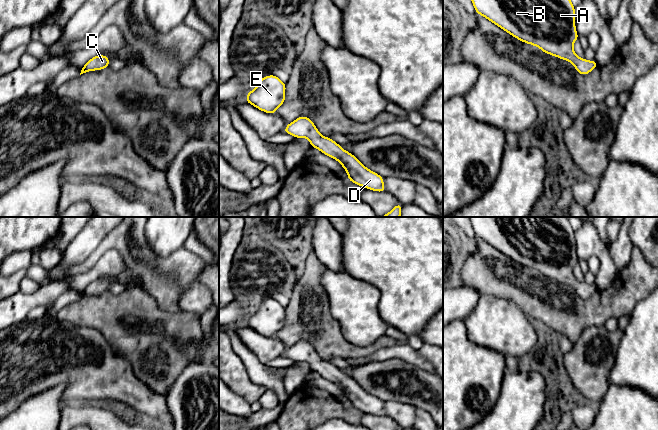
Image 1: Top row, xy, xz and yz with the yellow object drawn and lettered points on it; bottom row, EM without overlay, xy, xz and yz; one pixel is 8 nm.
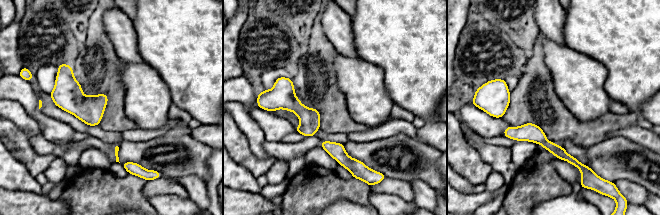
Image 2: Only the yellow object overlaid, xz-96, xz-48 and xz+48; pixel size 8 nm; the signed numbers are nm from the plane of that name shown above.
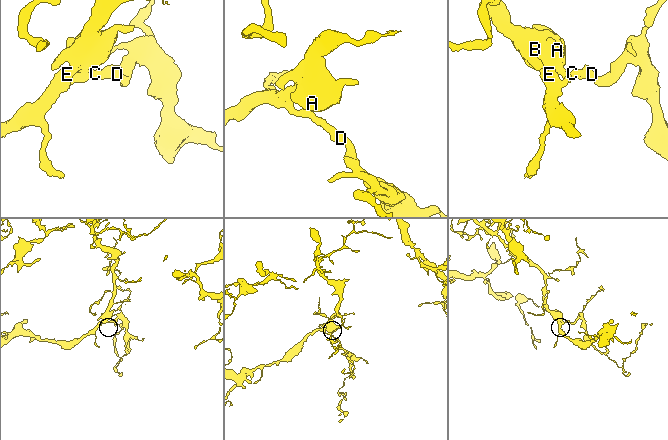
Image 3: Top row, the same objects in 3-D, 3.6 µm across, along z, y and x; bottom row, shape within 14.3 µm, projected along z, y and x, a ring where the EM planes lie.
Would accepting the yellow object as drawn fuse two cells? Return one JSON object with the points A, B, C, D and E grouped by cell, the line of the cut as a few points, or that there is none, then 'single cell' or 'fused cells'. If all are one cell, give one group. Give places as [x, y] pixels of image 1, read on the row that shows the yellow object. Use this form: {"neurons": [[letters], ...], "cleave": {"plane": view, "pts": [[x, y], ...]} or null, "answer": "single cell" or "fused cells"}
{"neurons": [["A", "B", "C", "D", "E"]], "cleave": null, "answer": "single cell"}

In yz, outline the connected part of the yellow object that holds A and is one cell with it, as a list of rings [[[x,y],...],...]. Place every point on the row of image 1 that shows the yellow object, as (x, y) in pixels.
[[[472,0],[472,4],[476,13],[518,40],[571,62],[581,75],[598,67],[595,60],[580,58],[573,50],[579,36],[571,0]]]

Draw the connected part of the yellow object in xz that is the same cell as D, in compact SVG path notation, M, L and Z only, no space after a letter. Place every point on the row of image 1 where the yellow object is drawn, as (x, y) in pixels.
M298 117L295 121L287 124L282 132L295 138L309 139L311 147L317 148L342 165L347 172L348 180L352 183L372 191L386 192L382 176L366 168L353 154L345 151L331 138L322 136L308 117Z

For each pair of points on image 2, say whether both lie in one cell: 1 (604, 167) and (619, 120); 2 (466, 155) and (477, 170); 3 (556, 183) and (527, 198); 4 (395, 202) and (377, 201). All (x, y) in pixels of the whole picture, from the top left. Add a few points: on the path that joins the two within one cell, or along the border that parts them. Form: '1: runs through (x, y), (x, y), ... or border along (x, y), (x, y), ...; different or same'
1: border along (608, 138), (586, 147); different
2: runs through (466, 159), (473, 166); same
3: runs through (549, 183), (542, 183), (534, 191); same
4: runs through (391, 202), (381, 202); same

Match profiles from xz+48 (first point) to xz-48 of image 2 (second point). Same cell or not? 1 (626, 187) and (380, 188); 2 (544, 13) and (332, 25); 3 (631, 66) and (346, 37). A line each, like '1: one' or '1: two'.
1: one
2: one
3: two

